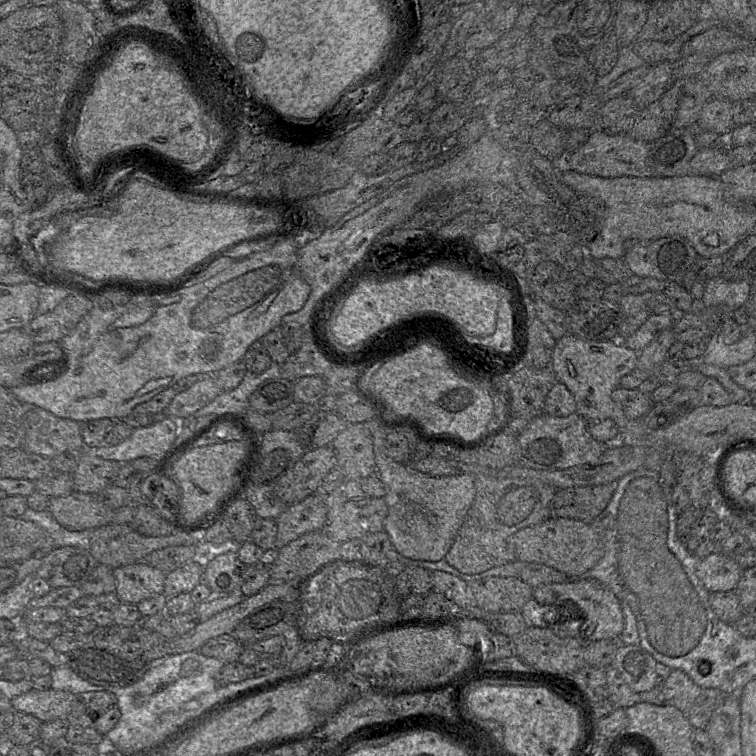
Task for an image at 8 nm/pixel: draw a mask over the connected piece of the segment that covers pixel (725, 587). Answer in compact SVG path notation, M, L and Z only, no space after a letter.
M715 551L700 560L696 573L709 592L718 592L734 591L742 571L735 558Z

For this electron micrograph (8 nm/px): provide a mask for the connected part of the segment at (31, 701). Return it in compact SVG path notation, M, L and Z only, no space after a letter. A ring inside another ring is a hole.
M48 689L45 691L30 690L12 699L15 712L21 712L38 718L42 723L66 718L72 707L74 694Z

